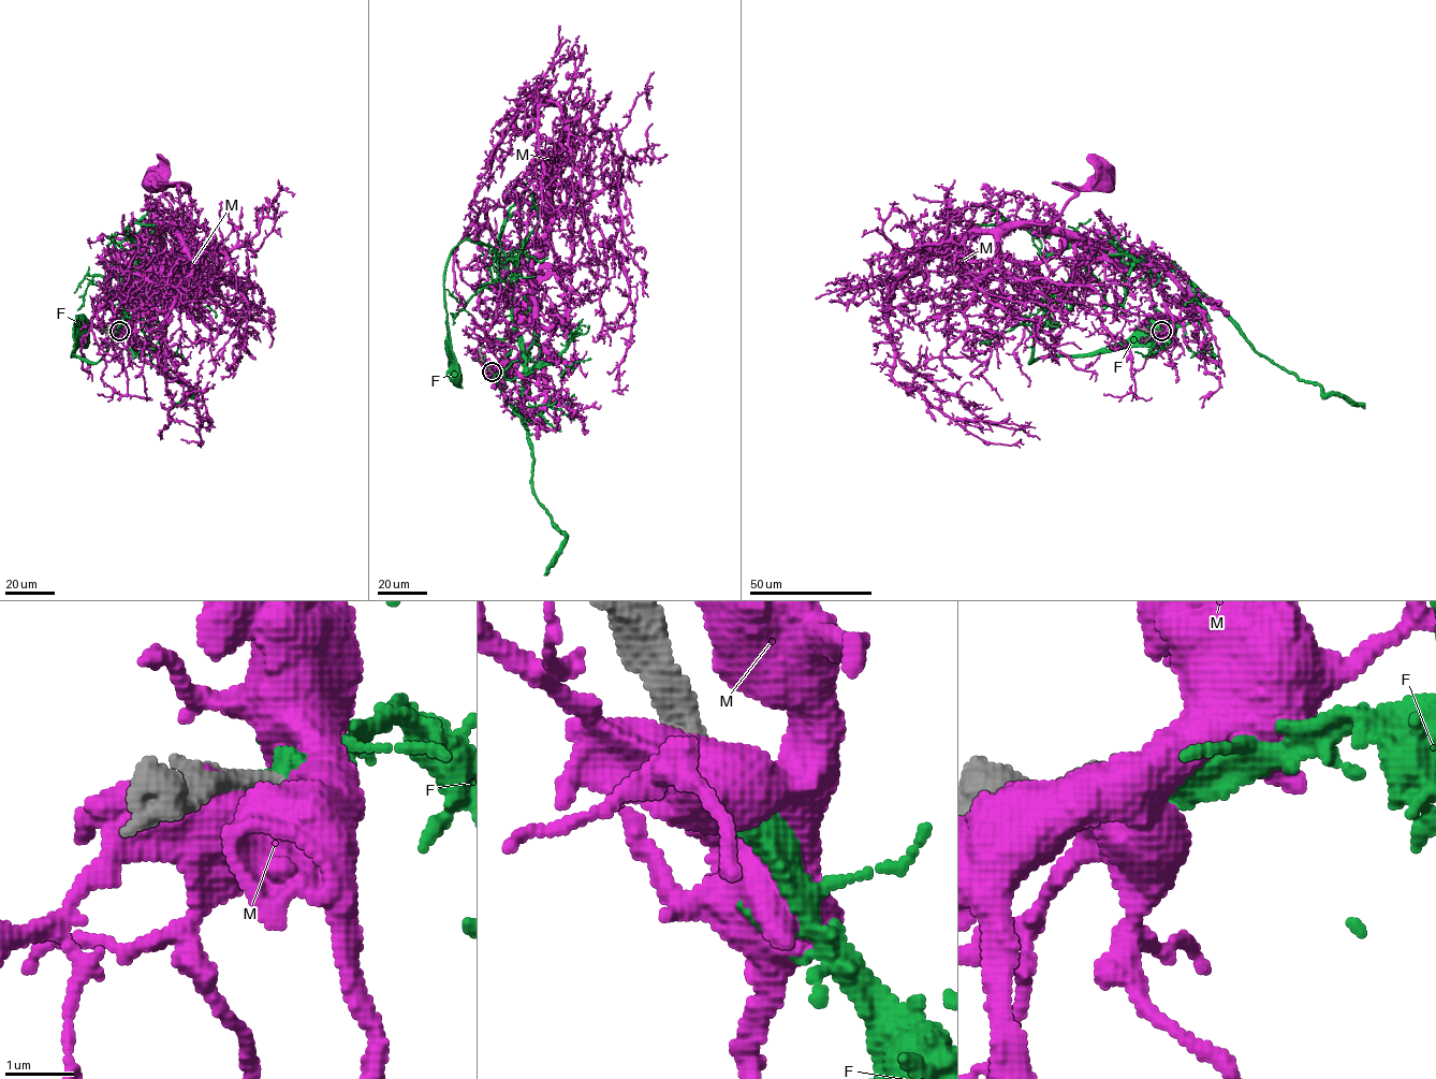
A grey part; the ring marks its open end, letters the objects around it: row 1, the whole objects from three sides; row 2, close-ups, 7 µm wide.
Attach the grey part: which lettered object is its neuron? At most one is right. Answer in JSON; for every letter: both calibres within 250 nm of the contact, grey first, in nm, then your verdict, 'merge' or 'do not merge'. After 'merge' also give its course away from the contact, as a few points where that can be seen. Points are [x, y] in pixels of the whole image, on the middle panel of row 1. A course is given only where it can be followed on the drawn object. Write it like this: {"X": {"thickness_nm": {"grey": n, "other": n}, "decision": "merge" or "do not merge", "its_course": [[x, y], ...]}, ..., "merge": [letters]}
{"F": {"thickness_nm": {"grey": 420, "other": 600}, "decision": "merge", "its_course": [[492, 372], [503, 397], [519, 407], [523, 338], [504, 265], [491, 246], [463, 239], [444, 275], [458, 376]]}, "M": {"thickness_nm": {"grey": 480, "other": 950}, "decision": "do not merge"}, "merge": ["F"]}

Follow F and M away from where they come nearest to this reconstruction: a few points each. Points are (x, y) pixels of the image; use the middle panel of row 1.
F: (492, 372), (503, 397), (519, 407), (523, 338), (504, 265), (491, 246), (463, 239), (444, 275), (458, 376)
M: (491, 370), (496, 376), (533, 336), (532, 262), (550, 237), (562, 283), (545, 277), (525, 317)

